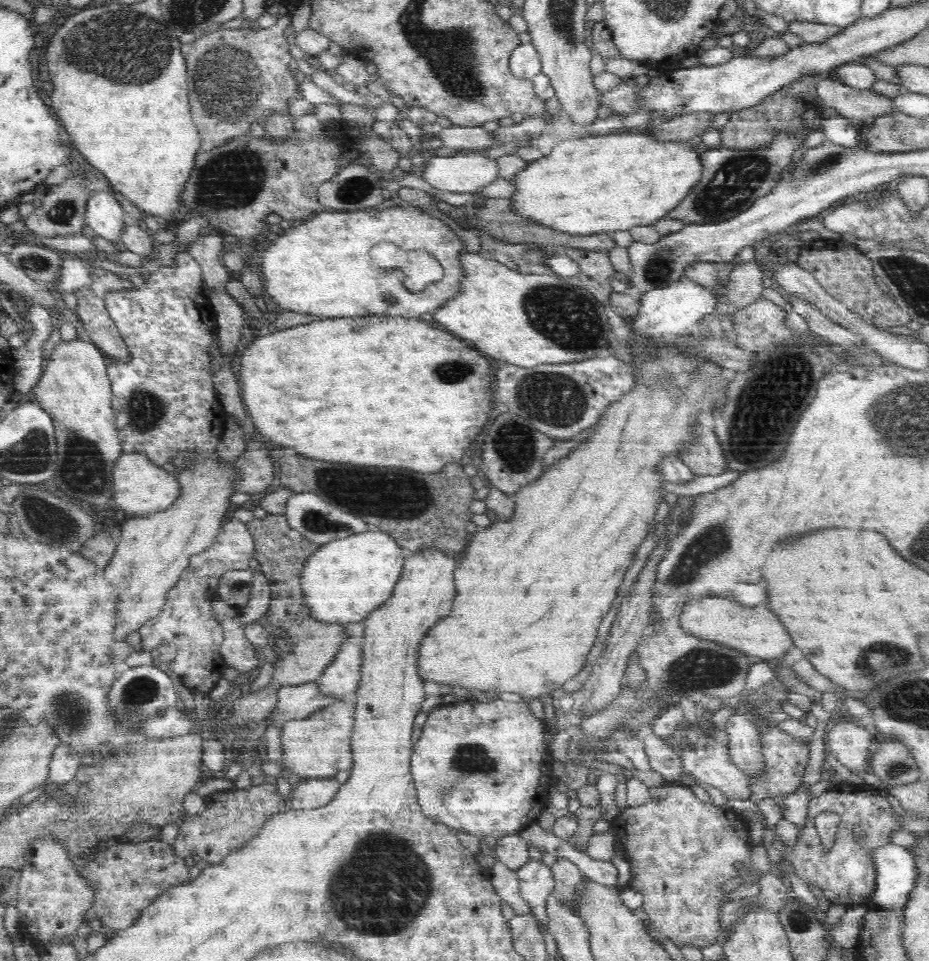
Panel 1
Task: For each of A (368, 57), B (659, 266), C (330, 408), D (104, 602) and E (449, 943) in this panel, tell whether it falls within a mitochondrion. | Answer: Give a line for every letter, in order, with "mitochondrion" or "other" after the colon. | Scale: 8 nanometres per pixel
A: other
B: mitochondrion
C: other
D: other
E: other

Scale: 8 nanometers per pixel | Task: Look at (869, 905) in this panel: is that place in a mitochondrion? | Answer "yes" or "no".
no

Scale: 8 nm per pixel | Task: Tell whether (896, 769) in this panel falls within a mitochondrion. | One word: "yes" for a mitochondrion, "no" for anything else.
yes

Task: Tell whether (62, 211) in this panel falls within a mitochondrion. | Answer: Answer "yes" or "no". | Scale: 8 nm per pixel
yes

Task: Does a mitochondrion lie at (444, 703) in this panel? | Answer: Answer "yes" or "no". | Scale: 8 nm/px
no

